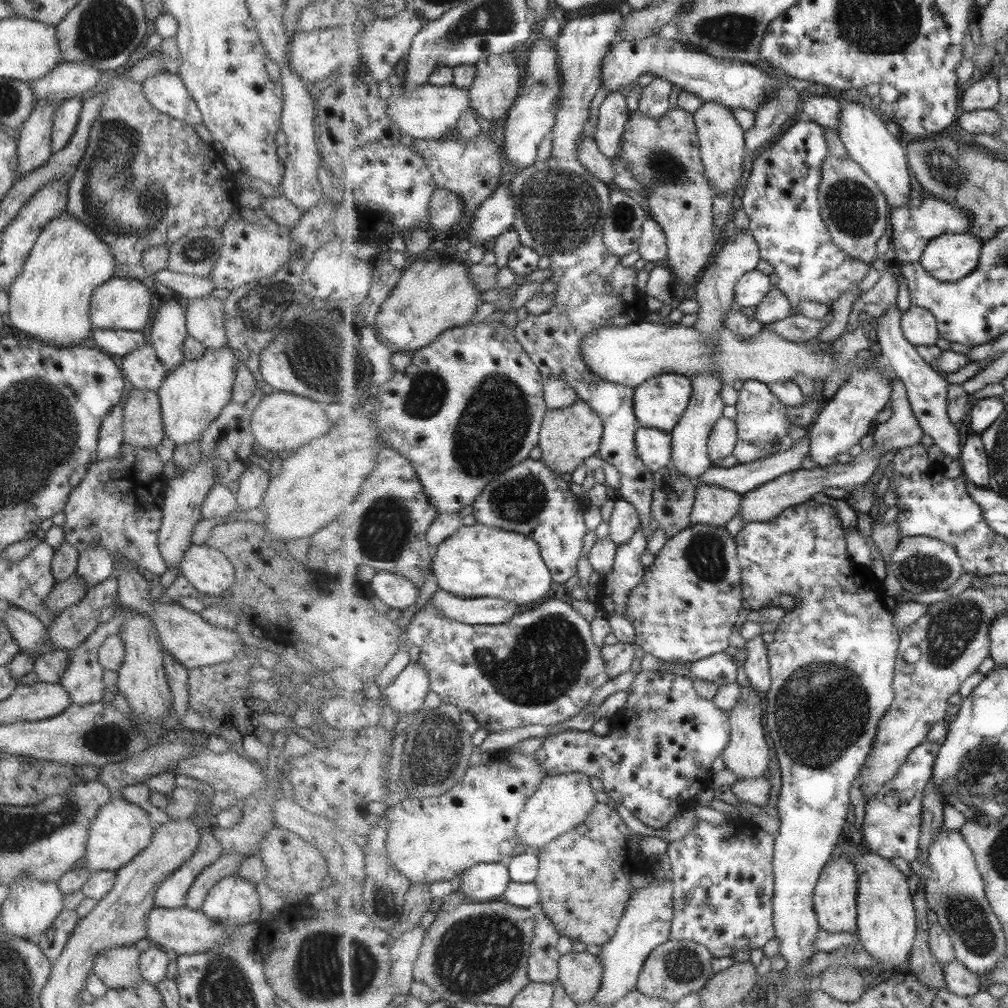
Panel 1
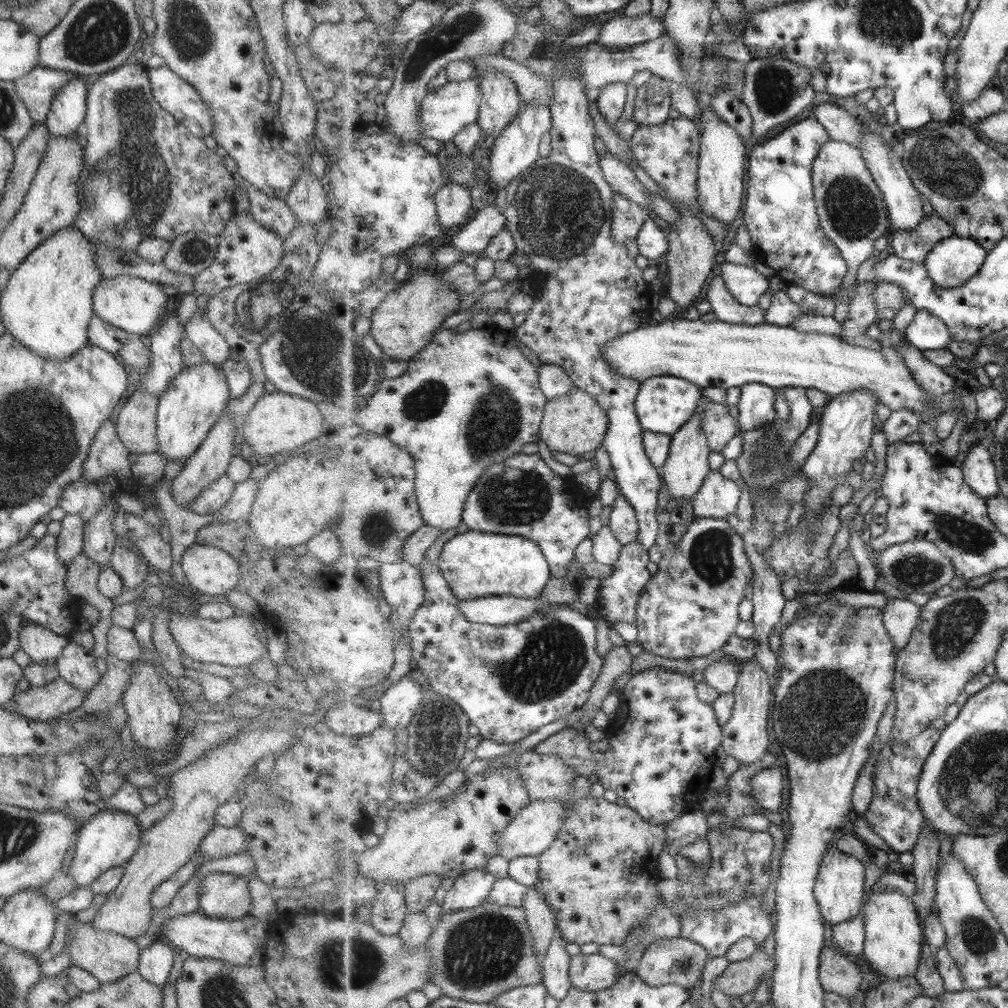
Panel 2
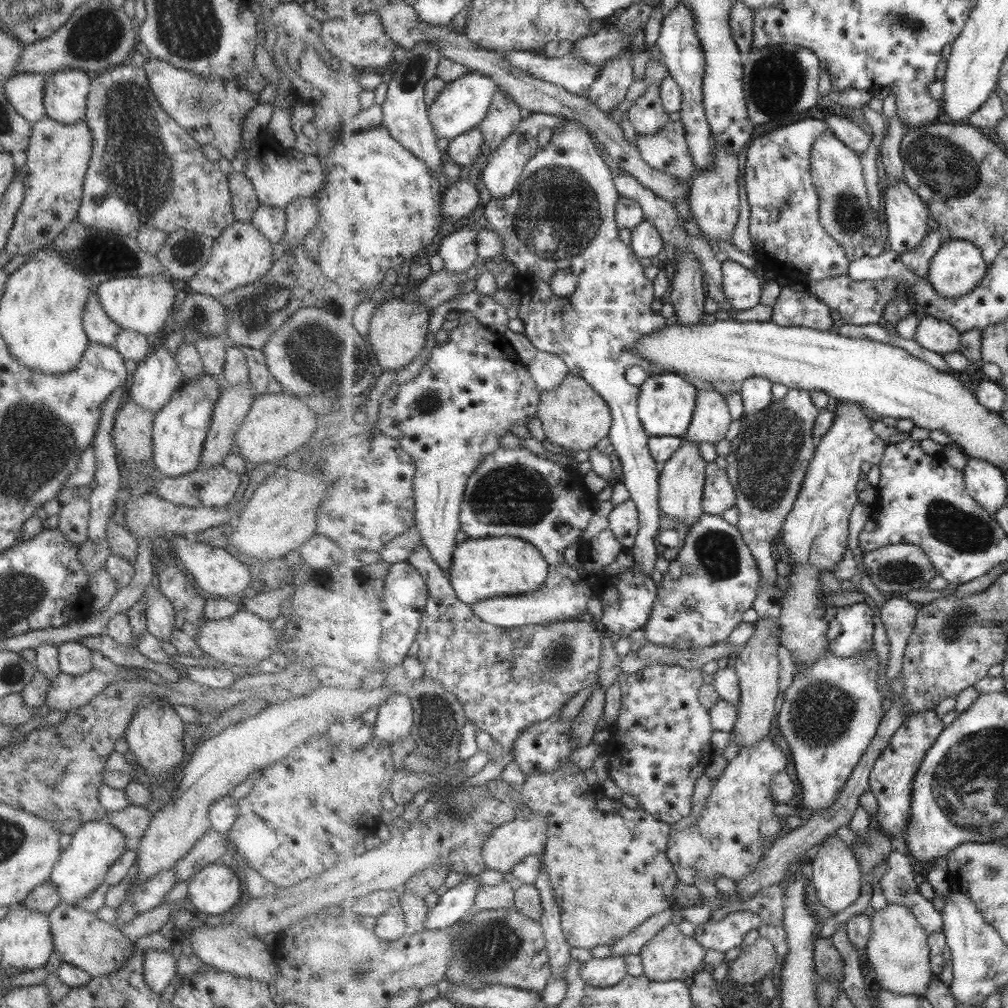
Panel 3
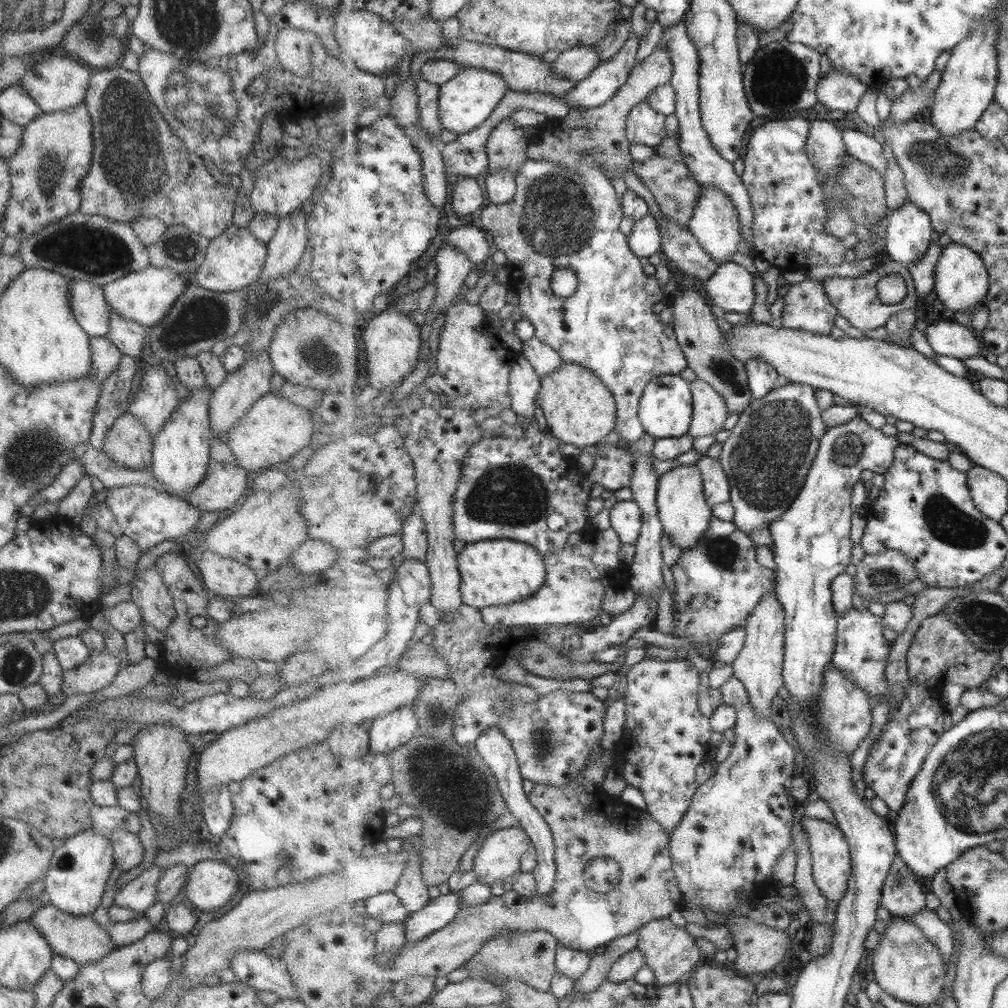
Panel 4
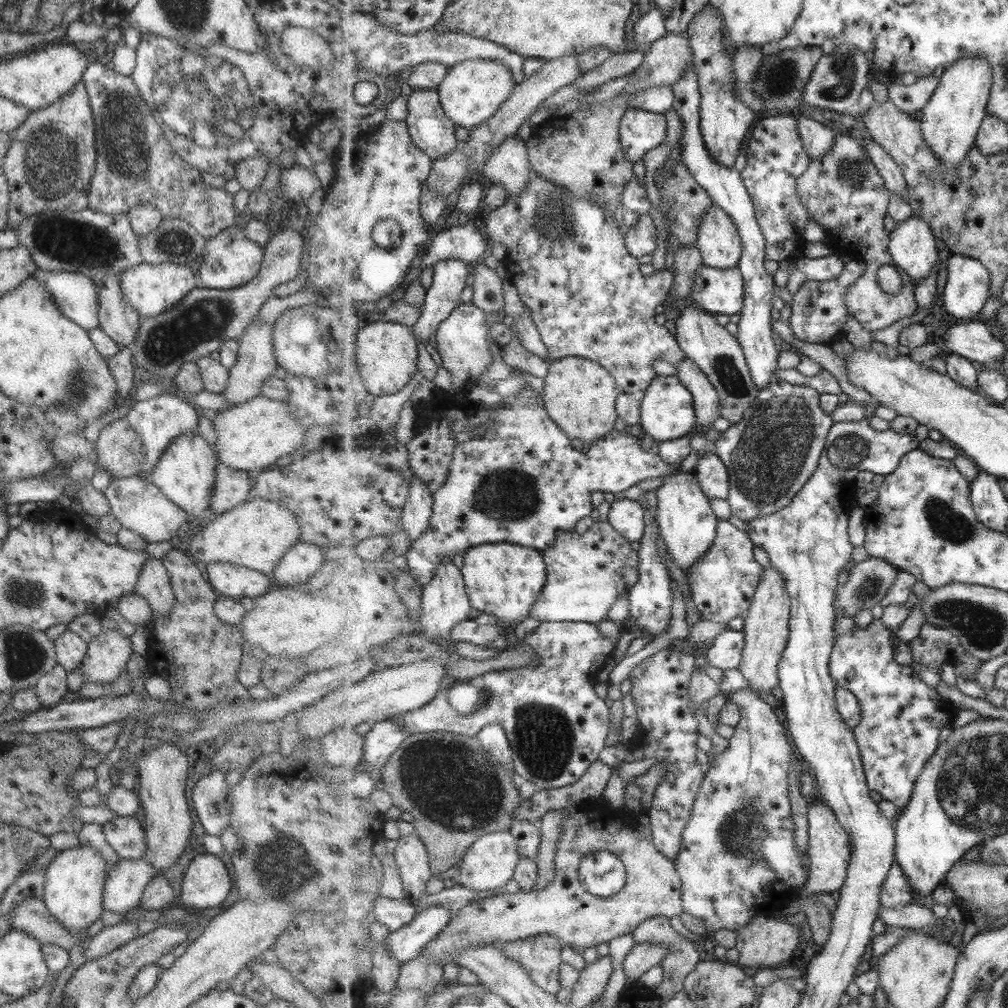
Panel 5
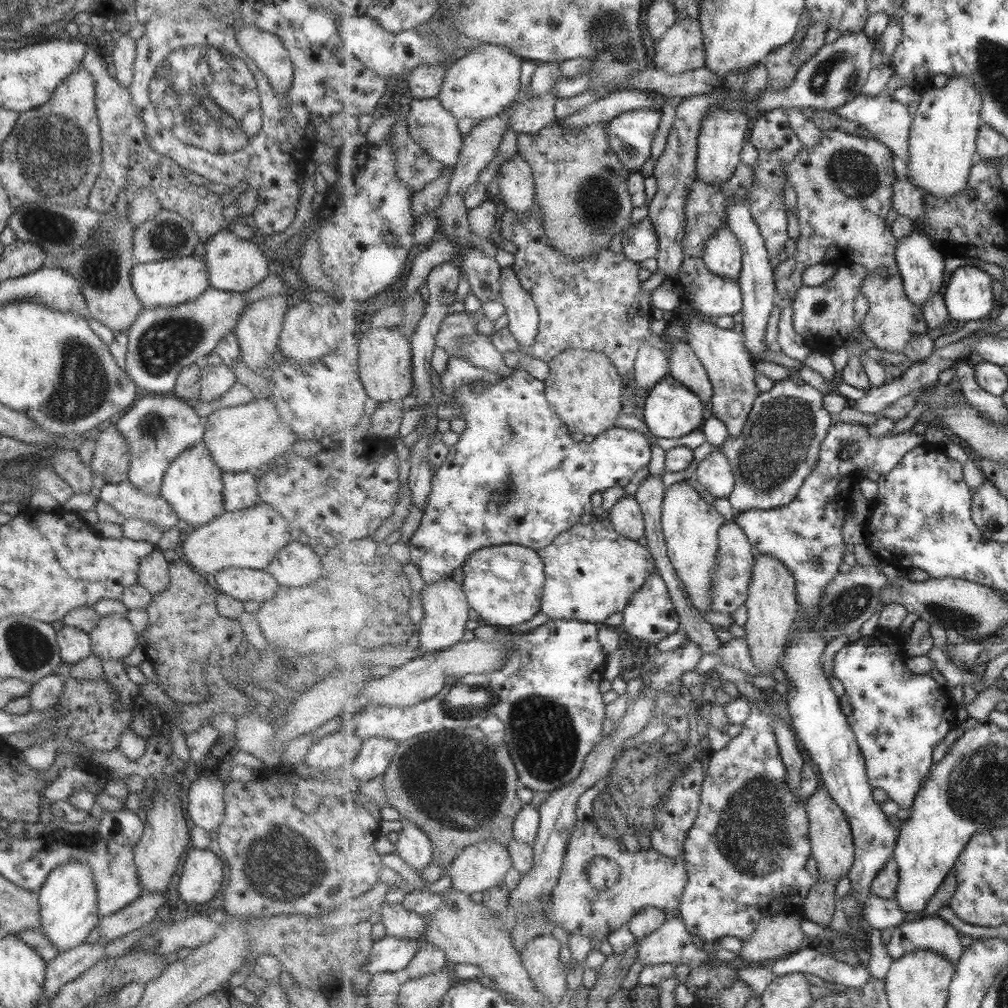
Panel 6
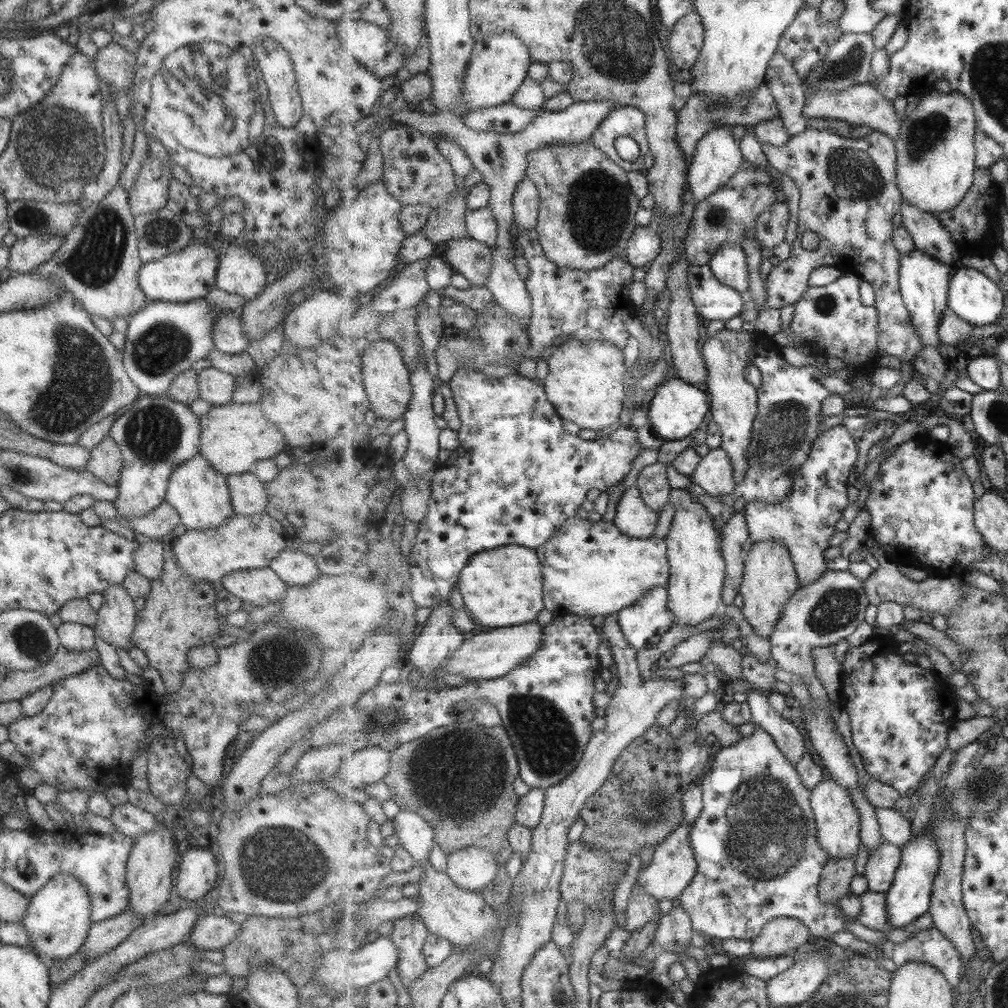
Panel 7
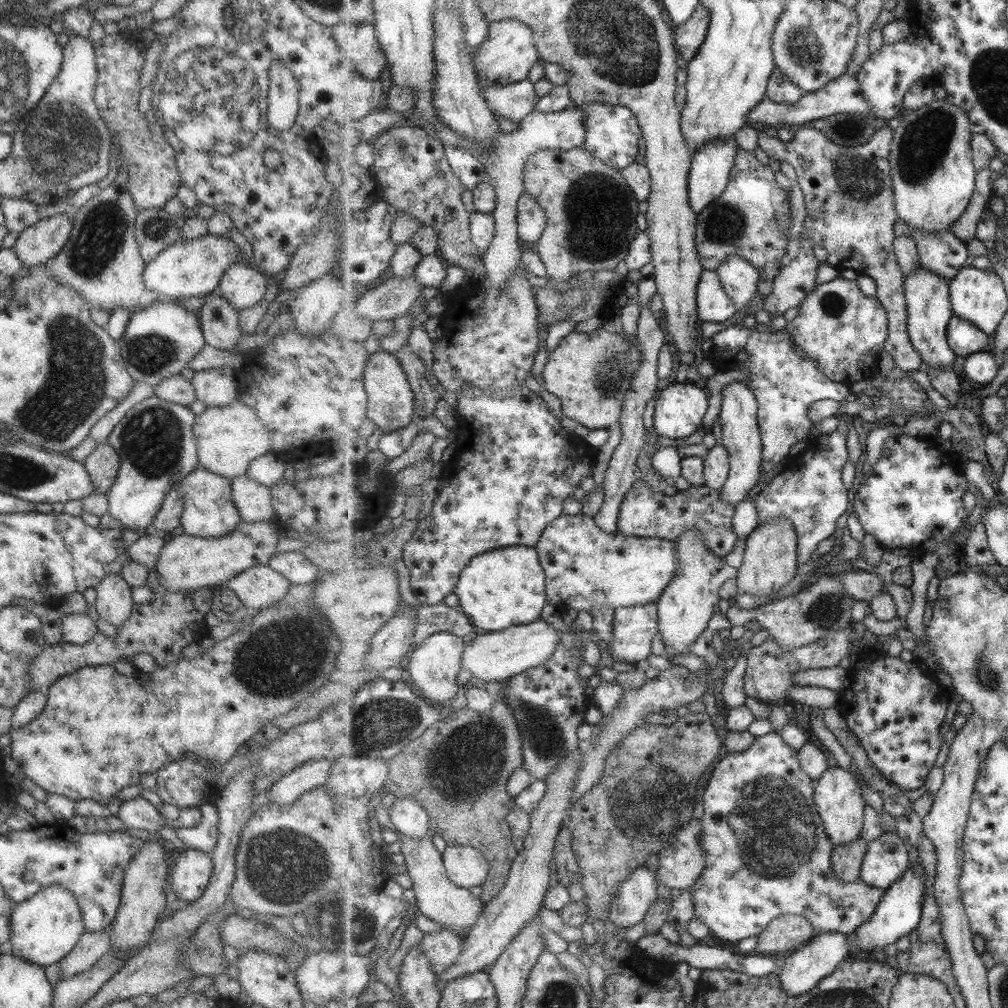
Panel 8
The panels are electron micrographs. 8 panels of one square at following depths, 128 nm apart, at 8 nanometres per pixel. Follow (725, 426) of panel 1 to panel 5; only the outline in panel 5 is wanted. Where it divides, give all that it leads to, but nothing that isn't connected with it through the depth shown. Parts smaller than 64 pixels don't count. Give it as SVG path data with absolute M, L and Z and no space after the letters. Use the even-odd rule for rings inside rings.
M687 359L677 364L681 382L694 394L697 426L711 426L722 417L722 398L707 375L693 362Z

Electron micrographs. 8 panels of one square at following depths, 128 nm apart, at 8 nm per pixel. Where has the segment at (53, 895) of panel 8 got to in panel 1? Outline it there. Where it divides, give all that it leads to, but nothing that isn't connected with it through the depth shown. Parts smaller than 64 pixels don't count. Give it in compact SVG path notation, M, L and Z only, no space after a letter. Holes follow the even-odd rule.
M114 793L111 800L105 802L90 821L83 868L89 873L100 870L116 871L151 842L153 831L154 826L143 809L123 800L119 793Z

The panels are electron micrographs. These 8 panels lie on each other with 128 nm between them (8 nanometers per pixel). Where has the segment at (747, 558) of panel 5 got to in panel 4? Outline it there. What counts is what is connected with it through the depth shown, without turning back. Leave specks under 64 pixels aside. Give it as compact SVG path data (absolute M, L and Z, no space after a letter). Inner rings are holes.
M713 517L711 526L707 528L699 546L685 550L678 564L672 568L677 585L677 592L672 595L672 598L675 598L672 607L674 626L676 626L673 635L692 643L715 645L724 634L739 628L739 624L754 613L764 597L767 597L771 591L776 591L778 574L775 570L768 570L757 562L757 547L734 522L724 522Z

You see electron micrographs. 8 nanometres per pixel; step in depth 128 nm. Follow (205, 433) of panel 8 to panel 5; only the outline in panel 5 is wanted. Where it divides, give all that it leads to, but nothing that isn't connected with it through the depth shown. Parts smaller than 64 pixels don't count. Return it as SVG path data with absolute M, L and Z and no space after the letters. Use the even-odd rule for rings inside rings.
M261 394L217 411L212 425L217 436L215 454L218 462L245 472L275 467L277 458L291 454L310 436L283 401L271 400Z

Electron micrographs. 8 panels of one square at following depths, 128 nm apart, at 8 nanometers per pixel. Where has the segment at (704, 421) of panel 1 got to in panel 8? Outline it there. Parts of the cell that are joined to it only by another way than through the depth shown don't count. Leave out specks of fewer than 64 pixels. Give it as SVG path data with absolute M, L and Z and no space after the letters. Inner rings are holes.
M697 528L687 530L677 540L676 546L679 551L679 570L657 602L660 636L665 646L665 656L669 660L673 656L687 654L688 648L704 633L715 615L715 606L721 602L721 587L727 580L737 579L739 571L725 564L723 557L707 548L707 540Z

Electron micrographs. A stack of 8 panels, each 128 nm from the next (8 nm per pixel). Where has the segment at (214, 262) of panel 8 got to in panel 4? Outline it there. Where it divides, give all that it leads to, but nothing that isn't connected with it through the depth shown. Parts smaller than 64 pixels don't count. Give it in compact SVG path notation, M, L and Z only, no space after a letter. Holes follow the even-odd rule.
M147 266L139 272L129 272L121 278L101 285L102 293L108 308L119 317L137 323L143 327L155 327L167 315L175 299L187 287L186 277L166 268Z

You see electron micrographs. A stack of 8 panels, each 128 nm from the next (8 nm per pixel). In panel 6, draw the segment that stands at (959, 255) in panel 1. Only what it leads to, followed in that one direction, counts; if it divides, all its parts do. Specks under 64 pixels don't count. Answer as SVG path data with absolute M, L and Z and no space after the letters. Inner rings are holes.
M964 265L950 274L943 292L951 319L965 323L971 320L989 320L994 301L993 282L987 272L975 266Z

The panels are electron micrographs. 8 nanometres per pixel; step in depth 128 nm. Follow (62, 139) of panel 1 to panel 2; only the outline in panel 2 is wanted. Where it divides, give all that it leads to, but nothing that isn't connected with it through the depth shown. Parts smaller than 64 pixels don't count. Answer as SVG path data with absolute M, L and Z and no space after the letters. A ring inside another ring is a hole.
M71 77L51 101L44 122L48 132L53 136L69 136L80 130L86 114L86 97L84 78Z

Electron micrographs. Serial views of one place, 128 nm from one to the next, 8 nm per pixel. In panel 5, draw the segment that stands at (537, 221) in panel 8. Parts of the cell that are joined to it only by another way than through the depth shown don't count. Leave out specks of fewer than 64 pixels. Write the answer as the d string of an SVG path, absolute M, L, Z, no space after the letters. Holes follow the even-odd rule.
M519 135L507 137L499 148L494 148L482 174L490 184L503 186L510 197L527 190L529 180L536 176L527 143Z

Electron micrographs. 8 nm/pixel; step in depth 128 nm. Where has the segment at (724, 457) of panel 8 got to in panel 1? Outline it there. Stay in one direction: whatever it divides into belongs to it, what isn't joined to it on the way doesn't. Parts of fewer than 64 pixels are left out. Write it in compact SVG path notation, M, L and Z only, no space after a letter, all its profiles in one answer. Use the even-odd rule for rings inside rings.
M714 484L699 485L691 514L691 527L714 525L726 527L740 513L743 497Z

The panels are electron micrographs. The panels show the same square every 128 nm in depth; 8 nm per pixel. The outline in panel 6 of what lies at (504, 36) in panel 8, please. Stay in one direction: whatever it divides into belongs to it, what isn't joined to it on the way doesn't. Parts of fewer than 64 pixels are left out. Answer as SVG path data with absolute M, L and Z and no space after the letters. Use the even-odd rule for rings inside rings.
M483 43L473 47L447 71L438 98L443 107L459 120L469 118L481 122L501 115L522 92L524 61L503 45Z

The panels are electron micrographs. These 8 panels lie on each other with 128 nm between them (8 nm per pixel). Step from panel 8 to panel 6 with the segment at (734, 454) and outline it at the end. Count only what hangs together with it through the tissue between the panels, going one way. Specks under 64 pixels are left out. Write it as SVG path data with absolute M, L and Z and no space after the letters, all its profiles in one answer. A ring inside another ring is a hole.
M692 312L682 323L684 338L706 367L714 384L713 405L710 408L713 416L719 417L725 422L728 426L729 437L739 436L745 428L757 397L762 393L755 384L756 363L747 348L743 332L735 332L732 329L723 330L723 328L711 324L706 317Z

